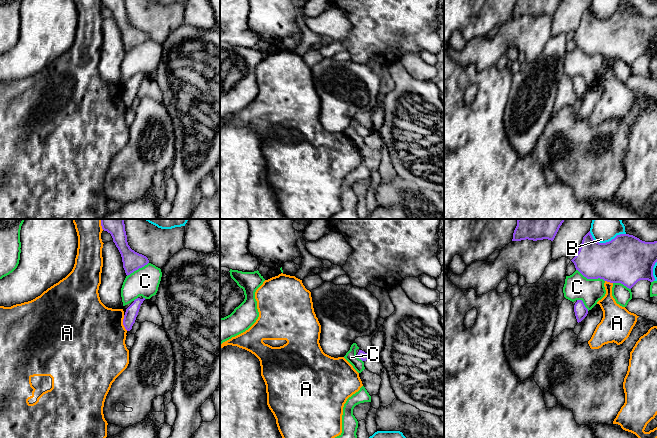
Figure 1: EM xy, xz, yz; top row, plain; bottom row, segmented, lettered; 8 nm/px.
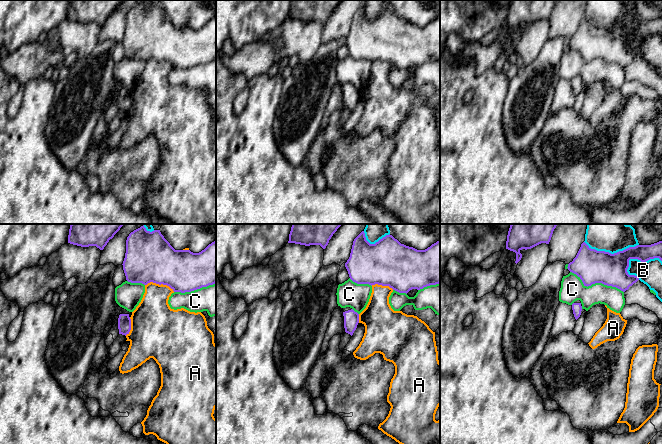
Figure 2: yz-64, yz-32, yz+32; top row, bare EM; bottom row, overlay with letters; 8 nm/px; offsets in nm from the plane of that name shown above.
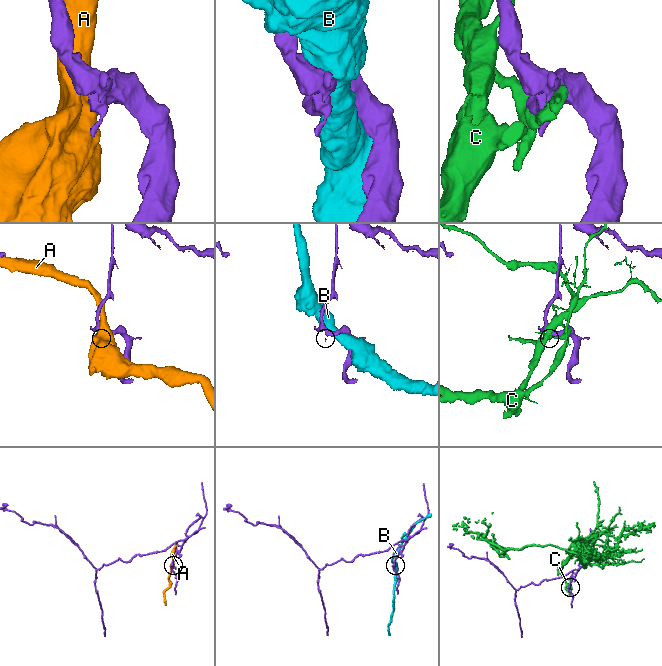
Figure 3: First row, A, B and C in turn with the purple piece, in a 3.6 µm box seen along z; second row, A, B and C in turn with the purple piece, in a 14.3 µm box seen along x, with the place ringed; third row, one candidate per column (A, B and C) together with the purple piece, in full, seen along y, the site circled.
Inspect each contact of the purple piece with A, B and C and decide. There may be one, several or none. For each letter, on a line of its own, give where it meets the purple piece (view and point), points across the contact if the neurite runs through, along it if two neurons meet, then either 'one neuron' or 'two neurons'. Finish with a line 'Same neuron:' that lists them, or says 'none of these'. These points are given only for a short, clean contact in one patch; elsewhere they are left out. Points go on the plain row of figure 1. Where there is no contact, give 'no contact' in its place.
A: contact xy (123, 99); two neurons
B: contact yz (606, 18); two neurons
C: contact yz (590, 54); two neurons
Same neuron: none of these

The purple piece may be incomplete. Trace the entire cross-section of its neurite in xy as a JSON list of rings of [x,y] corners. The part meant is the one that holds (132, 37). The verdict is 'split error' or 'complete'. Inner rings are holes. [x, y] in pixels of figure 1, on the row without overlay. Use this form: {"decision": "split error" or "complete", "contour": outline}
{"decision": "complete", "contour": [[[101,0],[102,5],[111,10],[113,18],[118,24],[126,51],[130,51],[149,39],[146,32],[132,26],[127,18],[125,0]]]}

